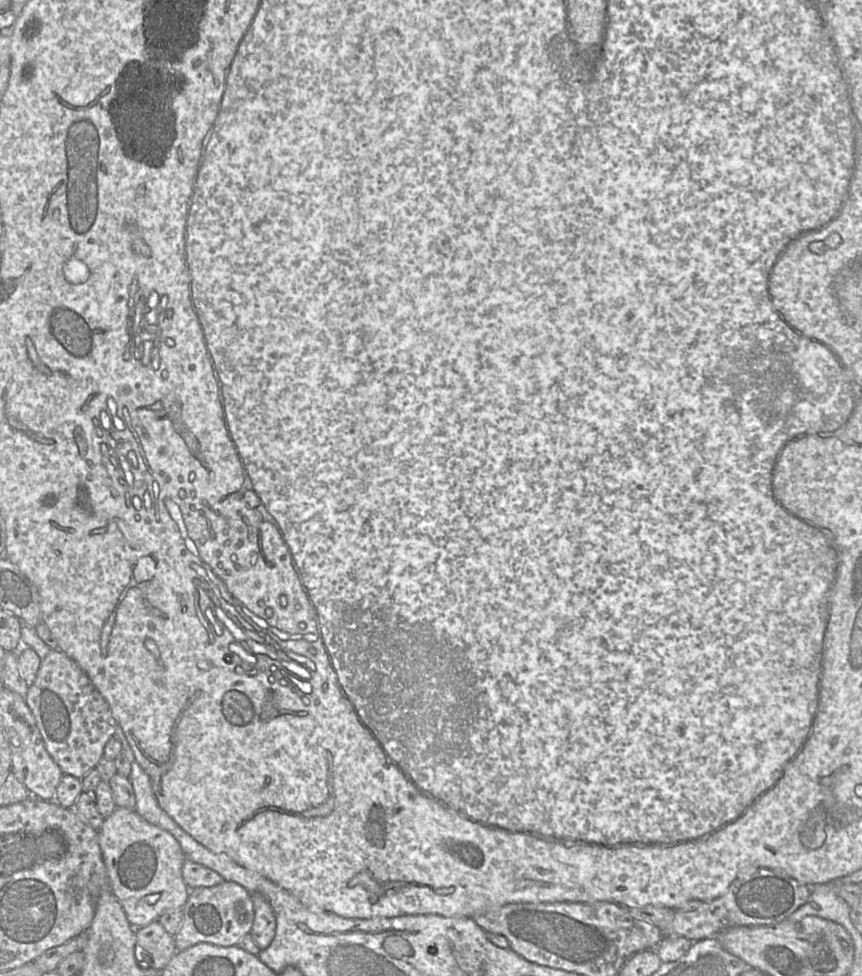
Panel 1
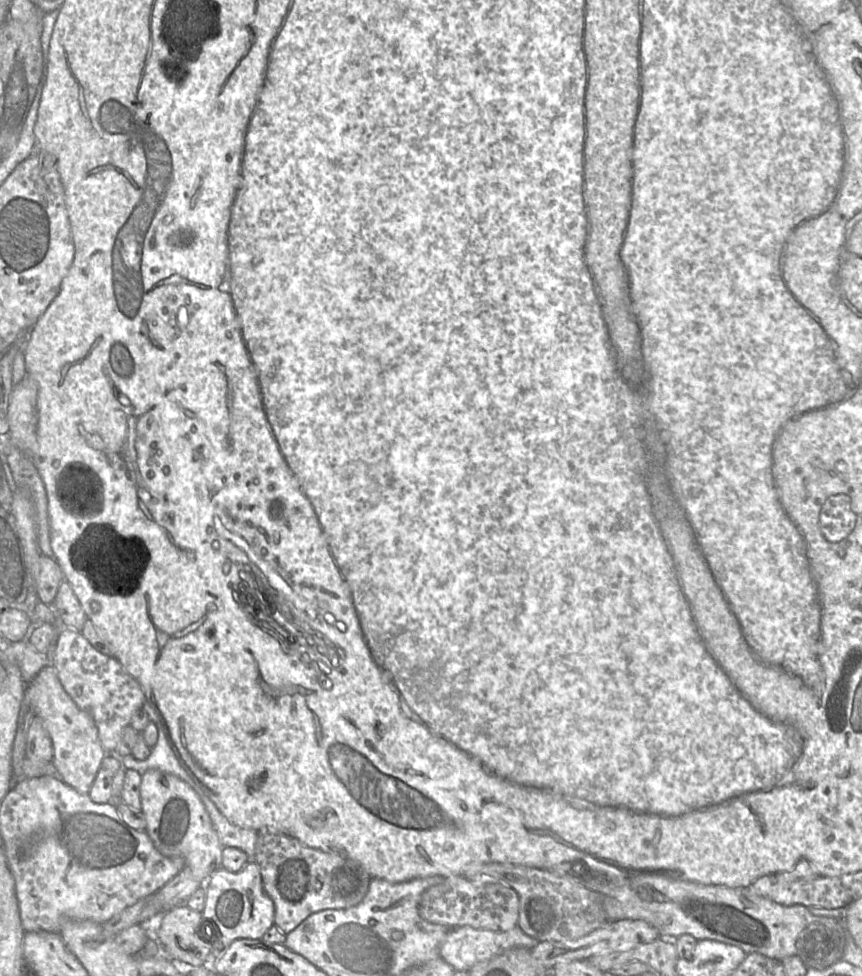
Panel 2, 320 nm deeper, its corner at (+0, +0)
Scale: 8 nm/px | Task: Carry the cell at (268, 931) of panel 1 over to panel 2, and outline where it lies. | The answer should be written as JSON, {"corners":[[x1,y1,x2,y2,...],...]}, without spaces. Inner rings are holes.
{"corners":[[258,831,252,859,260,869,263,890,274,904,274,924,285,935,311,914,326,909,345,909,359,904,372,878,356,862,339,854,311,848,279,832]]}

